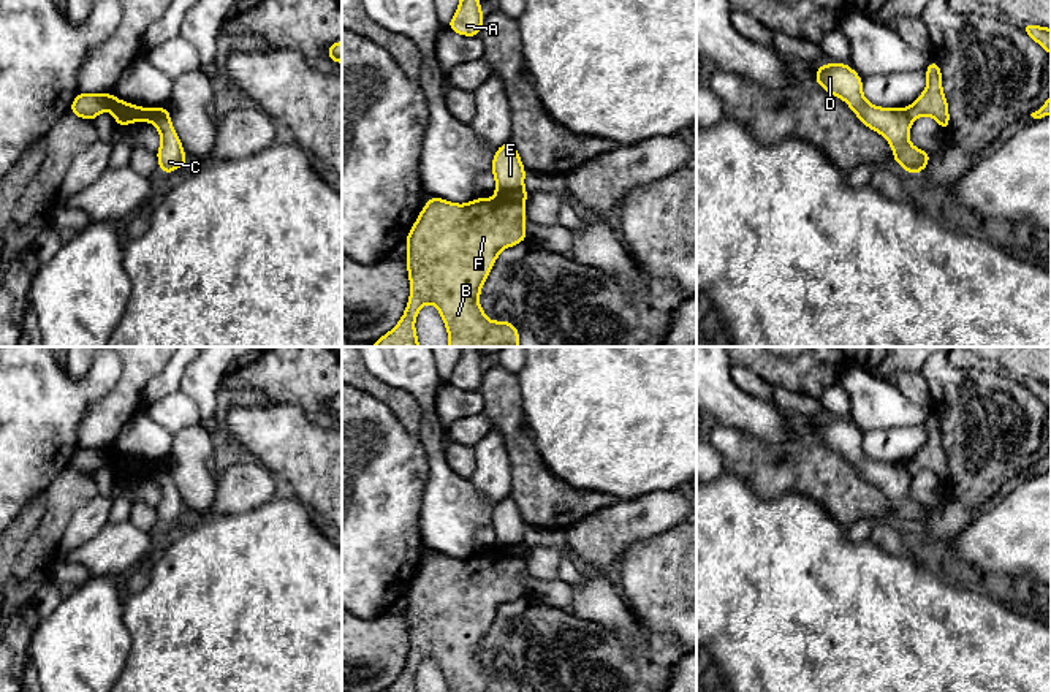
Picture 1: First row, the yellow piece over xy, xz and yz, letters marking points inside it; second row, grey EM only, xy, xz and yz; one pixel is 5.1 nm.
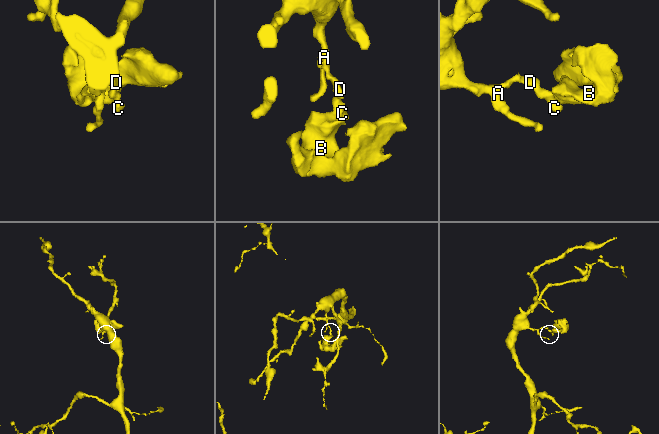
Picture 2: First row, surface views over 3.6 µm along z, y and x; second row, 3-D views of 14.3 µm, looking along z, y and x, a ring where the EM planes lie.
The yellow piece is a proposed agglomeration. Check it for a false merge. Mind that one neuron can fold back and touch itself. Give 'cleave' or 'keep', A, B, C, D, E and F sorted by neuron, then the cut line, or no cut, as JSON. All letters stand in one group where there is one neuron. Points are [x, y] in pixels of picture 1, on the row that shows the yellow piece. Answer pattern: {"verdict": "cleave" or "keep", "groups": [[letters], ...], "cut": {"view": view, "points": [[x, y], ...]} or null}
{"verdict": "cleave", "groups": [["A", "C", "D", "E"], ["B", "F"]], "cut": {"view": "xz", "points": [[499, 198], [523, 203]]}}

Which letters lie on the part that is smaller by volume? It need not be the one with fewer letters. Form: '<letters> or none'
B, F

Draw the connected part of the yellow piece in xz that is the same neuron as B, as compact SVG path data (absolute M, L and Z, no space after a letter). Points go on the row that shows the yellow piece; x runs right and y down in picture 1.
M431 196L405 241L408 304L399 323L372 347L421 347L415 320L426 302L434 304L442 315L450 337L448 347L518 347L518 328L507 320L491 321L478 298L499 253L529 239L524 219L524 203L476 198L467 204L456 204Z

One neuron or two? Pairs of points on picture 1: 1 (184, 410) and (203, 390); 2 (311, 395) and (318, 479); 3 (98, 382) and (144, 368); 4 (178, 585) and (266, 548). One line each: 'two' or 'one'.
1: two
2: two
3: two
4: one

